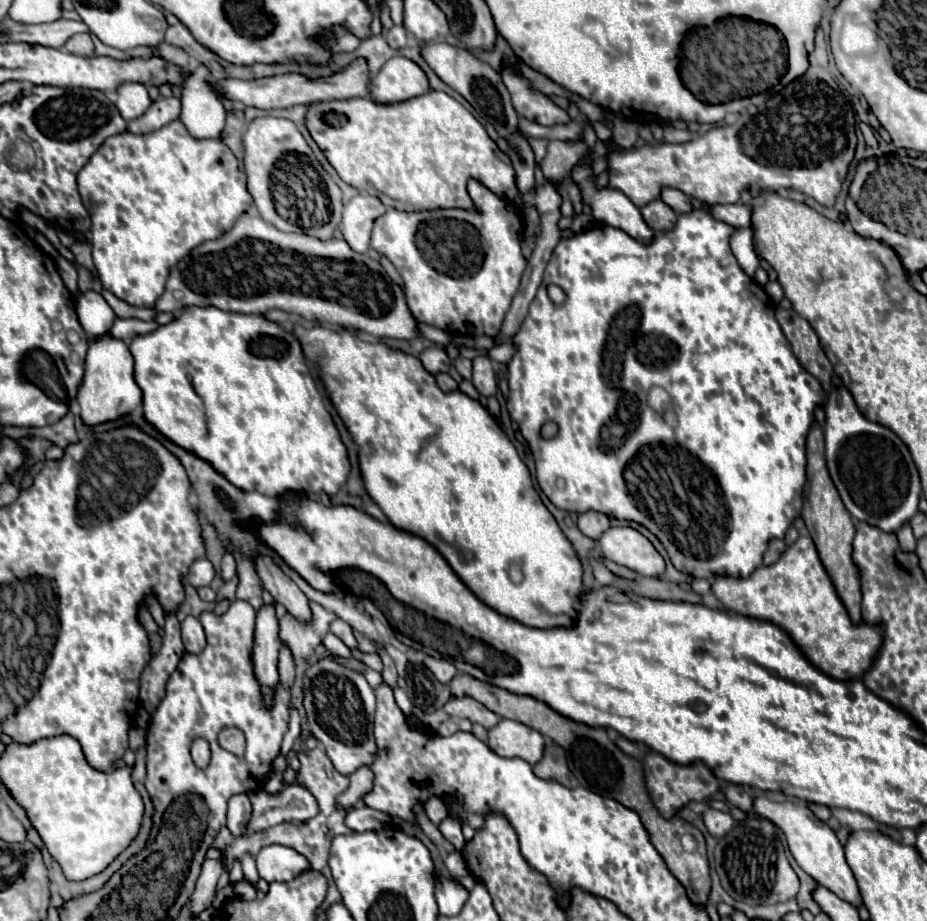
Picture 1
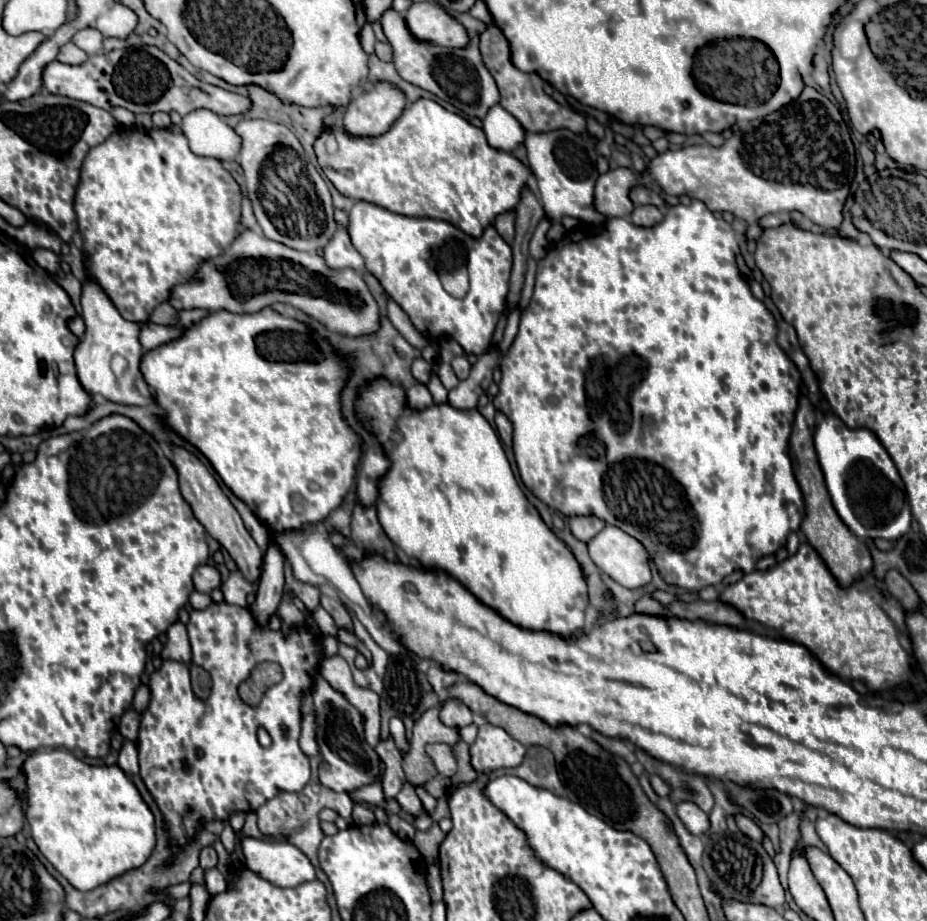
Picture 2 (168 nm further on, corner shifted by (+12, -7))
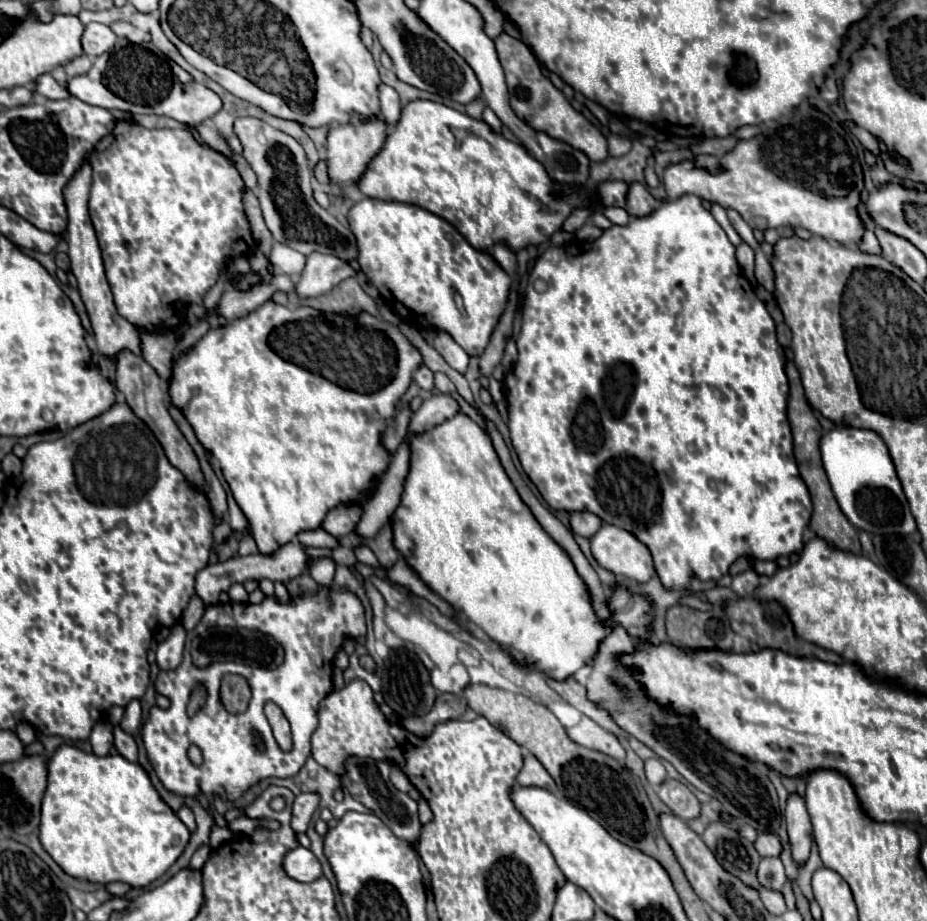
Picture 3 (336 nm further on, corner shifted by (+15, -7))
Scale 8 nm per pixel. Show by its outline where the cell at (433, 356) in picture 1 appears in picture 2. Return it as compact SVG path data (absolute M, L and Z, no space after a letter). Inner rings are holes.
M422 357L414 359L414 363L412 363L412 375L414 375L420 383L428 385L428 381L430 381L430 373L432 373L432 365L430 365L428 361L424 361Z

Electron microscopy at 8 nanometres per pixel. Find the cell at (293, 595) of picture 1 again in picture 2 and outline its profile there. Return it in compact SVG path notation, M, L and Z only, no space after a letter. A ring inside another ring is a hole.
M170 445L170 449L172 449L174 467L176 467L178 477L180 477L180 491L184 495L184 499L190 503L196 519L204 525L204 529L222 547L228 549L228 553L232 555L232 559L236 561L236 565L244 573L244 577L250 579L250 581L258 581L258 577L260 577L260 565L262 565L262 551L254 543L254 539L250 537L250 533L246 531L246 527L244 527L238 511L230 503L230 499L224 495L224 491L218 485L218 481L214 479L214 475L206 469L206 465L196 455L192 455L188 449L178 447L178 445Z

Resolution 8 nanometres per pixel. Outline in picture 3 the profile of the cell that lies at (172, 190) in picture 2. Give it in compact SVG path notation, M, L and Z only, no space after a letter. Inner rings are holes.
M117 121L113 133L107 135L105 139L101 139L97 149L93 149L89 163L93 169L93 185L91 185L91 193L89 193L89 215L91 215L91 223L93 223L97 239L99 239L105 275L107 275L107 281L109 281L113 297L115 297L117 313L121 317L125 317L129 323L133 323L137 329L143 329L143 331L177 329L181 325L181 307L189 305L189 303L199 303L199 305L203 303L205 293L219 281L223 263L231 257L249 257L257 247L257 241L251 235L251 227L249 227L249 221L243 211L243 199L241 199L243 189L245 189L243 179L239 177L237 169L225 155L199 145L193 139L193 135L187 133L185 129L145 129L131 121Z

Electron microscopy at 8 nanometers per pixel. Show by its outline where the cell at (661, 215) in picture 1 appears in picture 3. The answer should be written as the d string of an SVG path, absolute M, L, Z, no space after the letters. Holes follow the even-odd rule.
M639 183L629 185L629 197L627 197L625 211L631 217L647 217L655 211L655 207L657 207L657 201L649 195L649 191L643 185Z

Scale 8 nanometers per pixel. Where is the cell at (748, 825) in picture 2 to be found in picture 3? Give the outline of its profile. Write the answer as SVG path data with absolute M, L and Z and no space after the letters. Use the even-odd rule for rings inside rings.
M761 833L761 835L757 835L757 839L755 839L755 849L761 857L777 857L779 853L781 853L781 843L779 843L779 839L775 837L775 835L771 835L771 833Z

